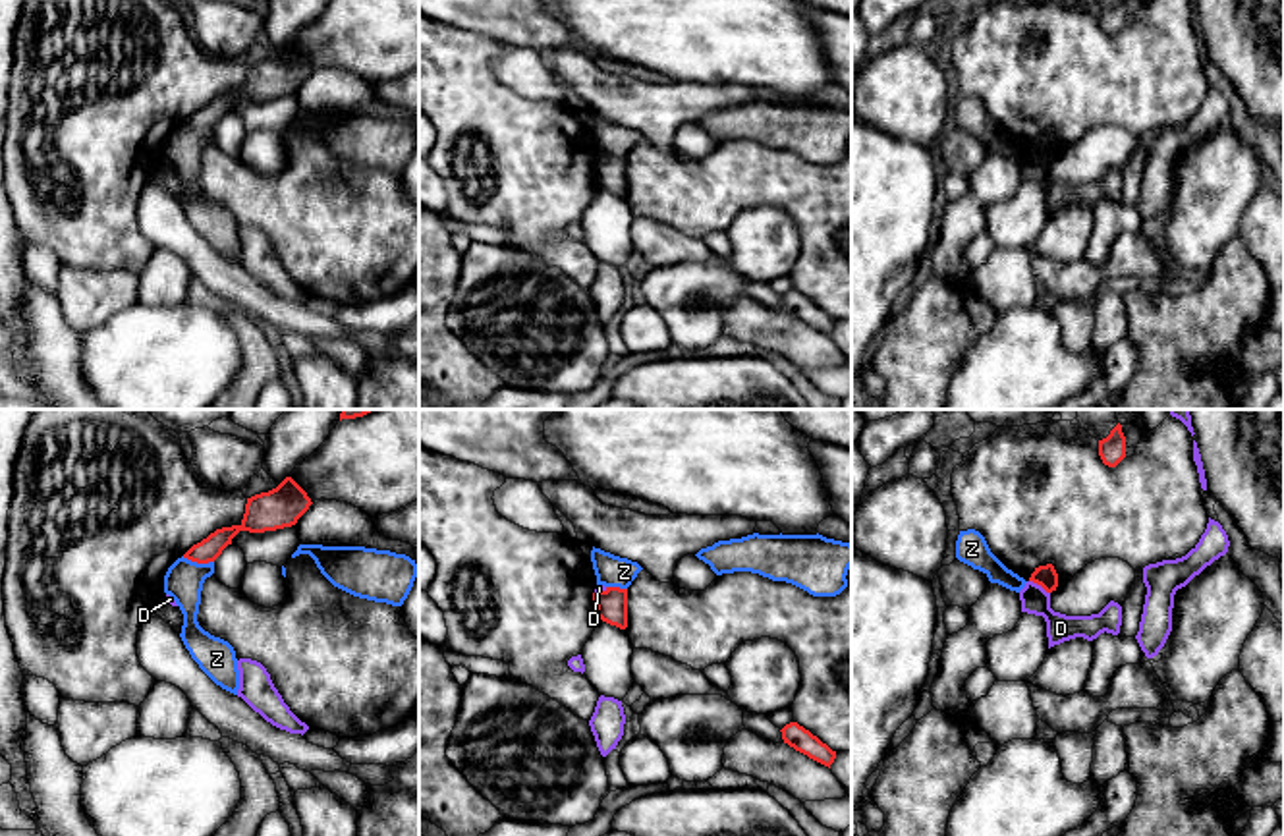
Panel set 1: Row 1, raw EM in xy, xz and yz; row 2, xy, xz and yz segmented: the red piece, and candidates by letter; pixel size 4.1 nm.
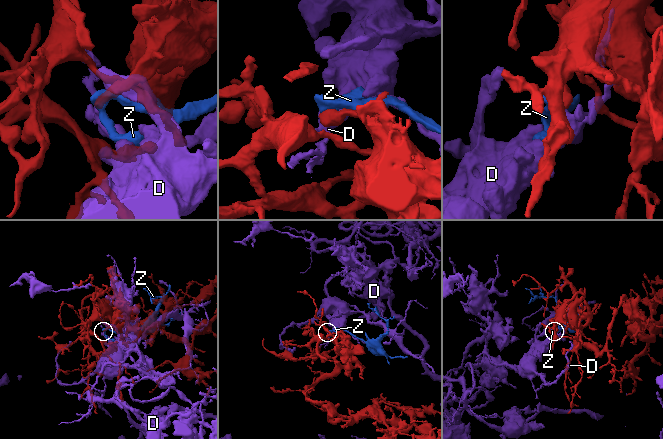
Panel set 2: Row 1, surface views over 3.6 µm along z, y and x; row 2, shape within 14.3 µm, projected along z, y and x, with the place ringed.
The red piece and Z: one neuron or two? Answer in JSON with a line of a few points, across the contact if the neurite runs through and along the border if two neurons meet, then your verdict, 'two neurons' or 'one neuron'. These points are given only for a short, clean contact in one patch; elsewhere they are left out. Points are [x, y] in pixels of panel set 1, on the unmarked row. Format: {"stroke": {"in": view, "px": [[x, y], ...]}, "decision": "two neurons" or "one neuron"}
{"stroke": {"in": "xy", "px": [[182, 124], [194, 130], [213, 130]]}, "decision": "two neurons"}

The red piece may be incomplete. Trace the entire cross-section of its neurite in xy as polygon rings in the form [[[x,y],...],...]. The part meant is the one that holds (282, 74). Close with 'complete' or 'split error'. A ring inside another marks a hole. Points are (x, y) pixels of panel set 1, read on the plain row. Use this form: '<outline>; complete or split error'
[[[286,44],[276,56],[247,66],[239,93],[216,97],[193,112],[183,125],[197,131],[214,129],[239,98],[265,100],[292,95],[311,71],[307,60],[292,44]]]; complete

